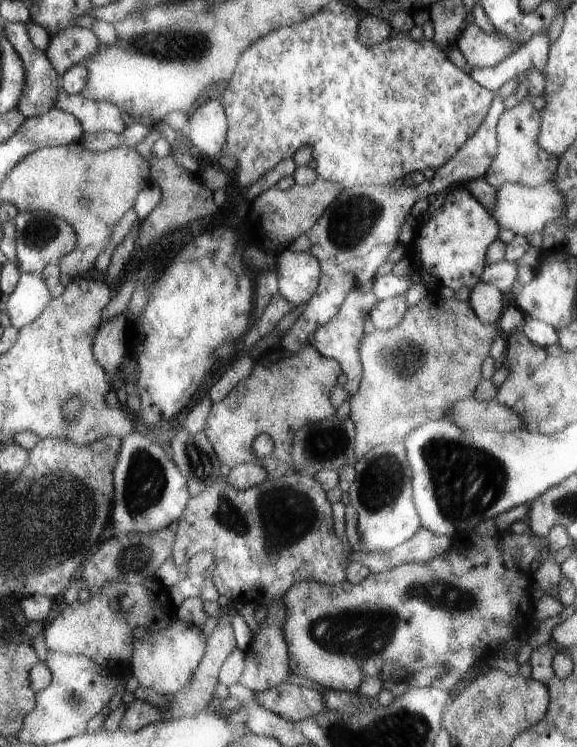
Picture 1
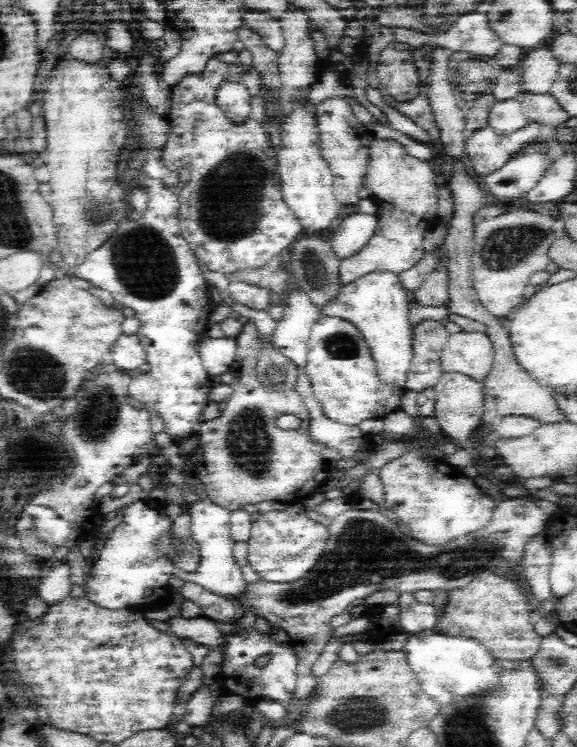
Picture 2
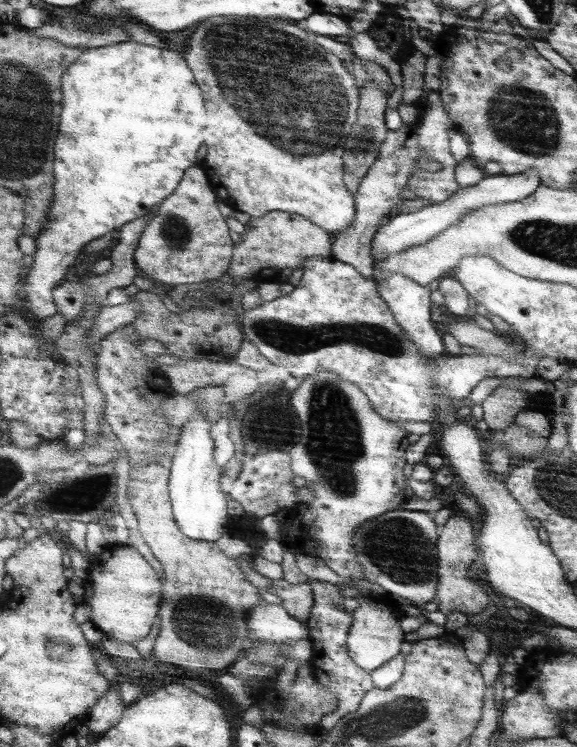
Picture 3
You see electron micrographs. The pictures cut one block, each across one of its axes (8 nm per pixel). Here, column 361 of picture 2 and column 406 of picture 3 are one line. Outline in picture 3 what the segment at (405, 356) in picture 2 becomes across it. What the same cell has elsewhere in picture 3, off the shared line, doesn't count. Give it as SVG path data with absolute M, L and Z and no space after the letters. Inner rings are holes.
M399 274L393 276L385 282L379 282L381 286L381 298L389 304L389 310L397 316L397 322L413 336L413 340L421 346L423 352L427 352L429 356L433 354L445 354L445 340L439 334L439 330L435 328L433 316L431 316L431 306L433 306L433 294L427 286L421 286L419 282Z

